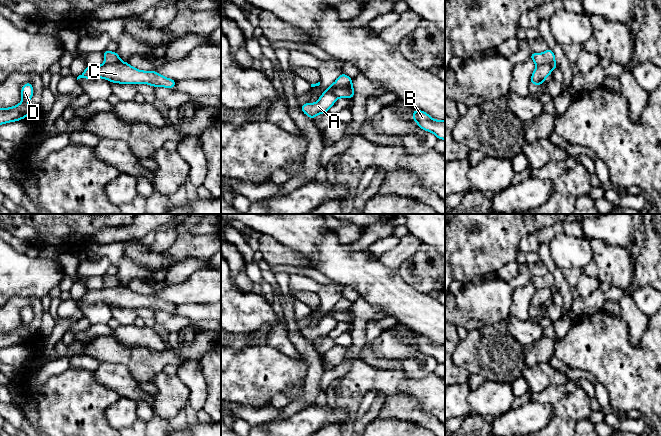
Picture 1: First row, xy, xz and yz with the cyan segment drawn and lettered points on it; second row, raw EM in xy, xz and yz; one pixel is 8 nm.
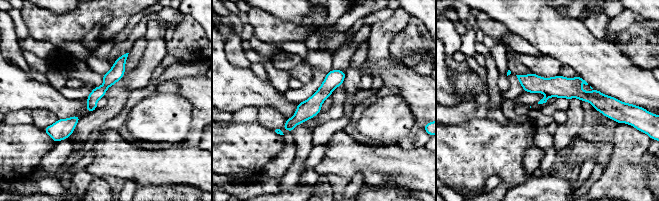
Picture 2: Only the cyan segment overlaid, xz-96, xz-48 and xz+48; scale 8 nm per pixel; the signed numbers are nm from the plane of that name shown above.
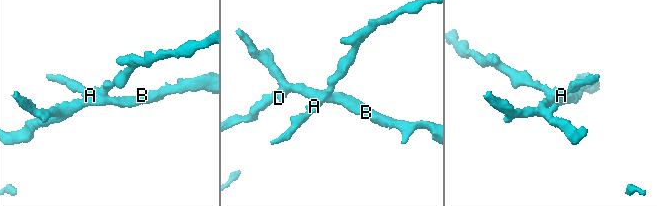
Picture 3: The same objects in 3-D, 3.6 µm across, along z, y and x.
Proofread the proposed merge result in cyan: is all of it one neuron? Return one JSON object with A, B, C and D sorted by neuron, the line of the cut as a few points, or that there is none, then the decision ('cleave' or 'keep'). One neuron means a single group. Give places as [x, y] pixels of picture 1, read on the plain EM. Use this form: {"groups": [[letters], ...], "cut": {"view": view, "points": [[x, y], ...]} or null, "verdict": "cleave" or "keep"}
{"groups": [["A"], ["B", "C", "D"]], "cut": {"view": "xz", "points": [[351, 306], [339, 310], [333, 308]]}, "verdict": "cleave"}

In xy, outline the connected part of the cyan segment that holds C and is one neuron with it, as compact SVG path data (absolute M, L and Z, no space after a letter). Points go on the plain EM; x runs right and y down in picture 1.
M118 285L113 288L87 290L84 296L77 301L85 303L103 302L119 308L148 308L153 311L173 313L177 305L166 302L156 295L143 295L134 292L128 286Z

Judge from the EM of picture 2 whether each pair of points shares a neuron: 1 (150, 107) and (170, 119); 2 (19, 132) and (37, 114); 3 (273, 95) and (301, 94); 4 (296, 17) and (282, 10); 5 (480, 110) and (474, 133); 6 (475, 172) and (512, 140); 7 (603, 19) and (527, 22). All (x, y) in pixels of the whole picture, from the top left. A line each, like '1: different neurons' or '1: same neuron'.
1: same neuron
2: different neurons
3: different neurons
4: same neuron
5: different neurons
6: same neuron
7: different neurons

